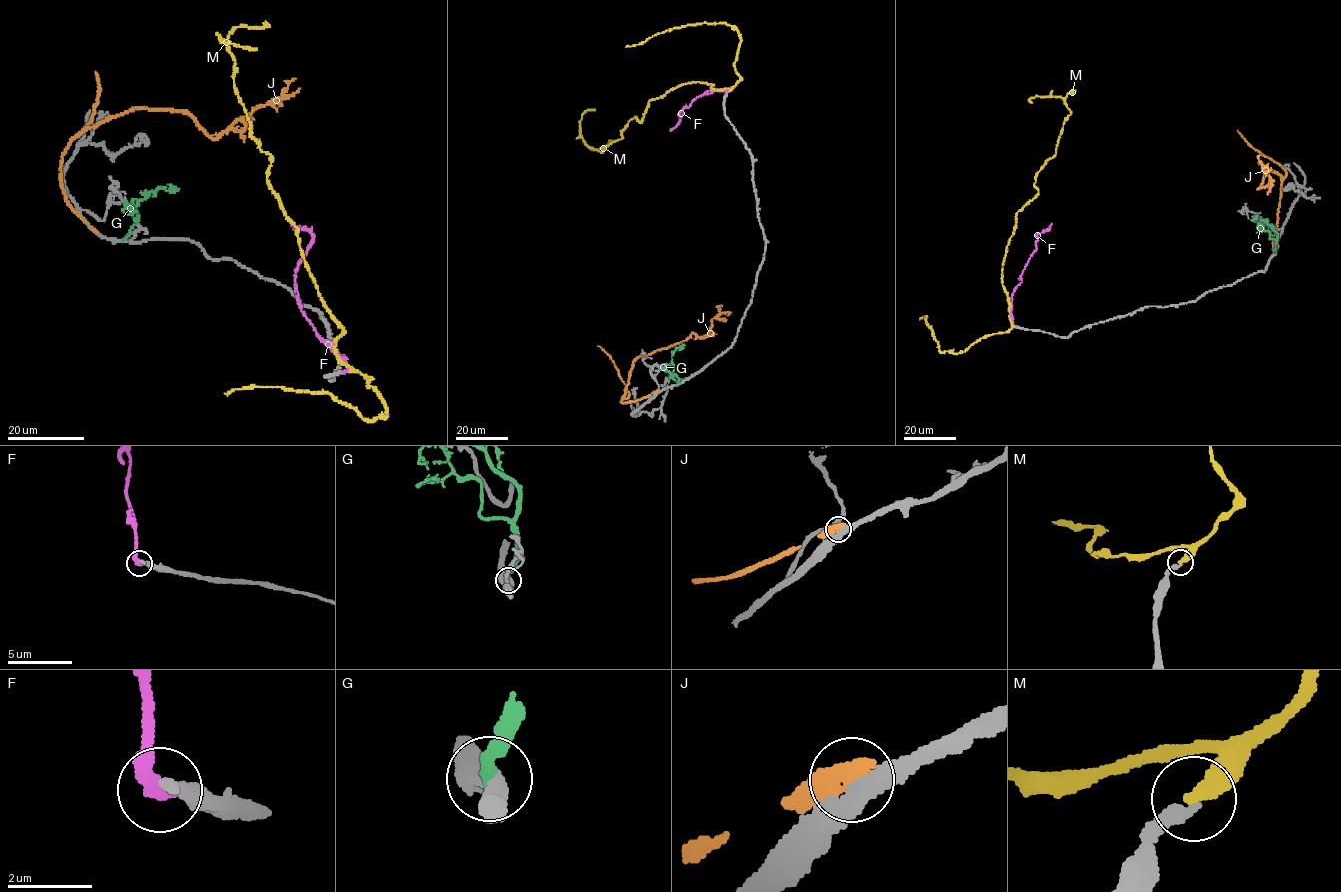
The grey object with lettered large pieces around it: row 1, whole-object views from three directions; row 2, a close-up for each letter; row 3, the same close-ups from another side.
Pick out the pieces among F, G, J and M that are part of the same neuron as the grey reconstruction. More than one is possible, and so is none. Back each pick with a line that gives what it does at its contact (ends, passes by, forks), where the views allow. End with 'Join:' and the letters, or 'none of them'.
M: It ends there
Join: M

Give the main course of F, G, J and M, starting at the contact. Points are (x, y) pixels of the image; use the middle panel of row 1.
F: (726, 92), (715, 90), (697, 97), (678, 112), (679, 116), (682, 113), (681, 111), (679, 122), (670, 130)
G: (676, 385), (679, 380), (672, 374), (671, 356), (673, 350), (680, 348), (678, 350)
J: (658, 391), (620, 402), (640, 356), (692, 333), (708, 335), (722, 306)
M: (729, 91), (695, 81), (672, 88), (602, 152), (580, 133), (581, 115), (595, 109)

